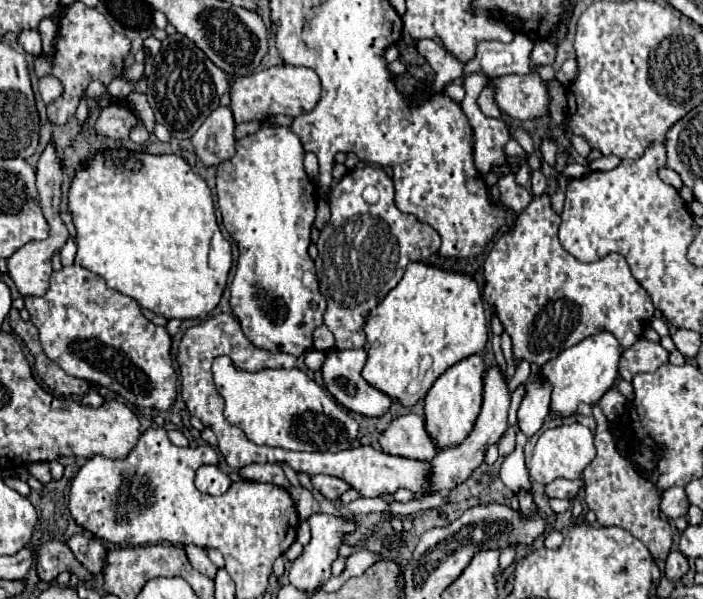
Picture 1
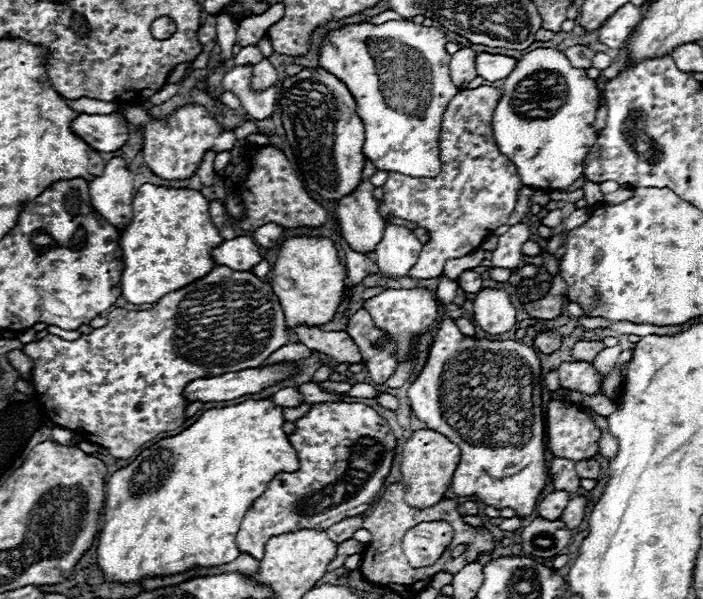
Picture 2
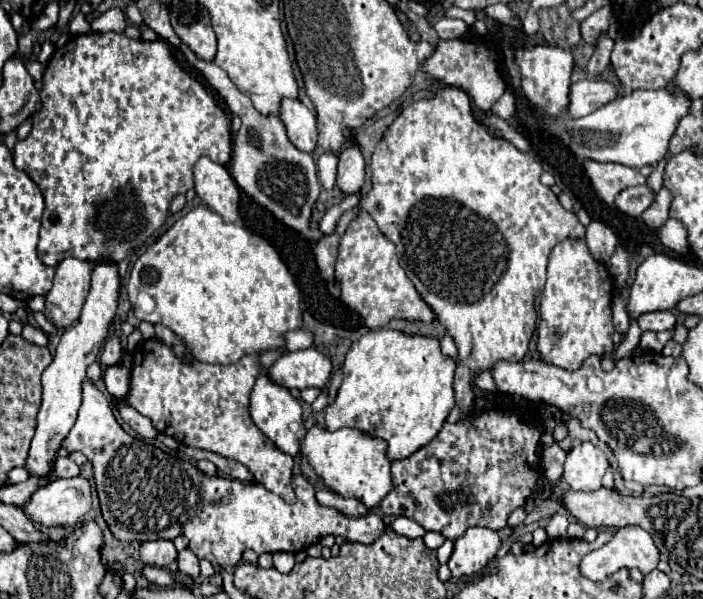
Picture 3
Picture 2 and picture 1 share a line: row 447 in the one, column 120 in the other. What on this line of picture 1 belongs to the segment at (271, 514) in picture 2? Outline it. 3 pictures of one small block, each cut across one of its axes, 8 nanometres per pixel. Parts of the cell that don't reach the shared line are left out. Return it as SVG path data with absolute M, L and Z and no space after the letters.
M78 264L66 266L60 272L52 272L50 290L44 296L26 296L24 304L30 312L32 324L40 332L40 342L46 356L54 360L64 372L68 372L74 378L82 378L110 388L134 406L168 410L174 404L176 374L170 360L168 332L164 330L164 326L156 326L150 320L146 320L134 298L128 298L114 288L108 288L102 276L96 276L94 272Z

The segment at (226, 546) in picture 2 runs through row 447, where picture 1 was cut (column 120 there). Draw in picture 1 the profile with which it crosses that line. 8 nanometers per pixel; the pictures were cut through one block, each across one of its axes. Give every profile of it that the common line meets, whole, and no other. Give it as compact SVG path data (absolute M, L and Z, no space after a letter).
M126 150L96 154L94 160L90 162L90 166L76 174L72 188L70 188L68 206L70 206L74 226L76 226L76 232L78 232L78 236L76 236L76 244L78 244L76 264L80 264L82 268L88 268L90 272L94 272L98 276L102 276L108 282L110 288L116 288L118 292L134 298L140 306L152 310L154 314L160 314L160 316L166 316L166 318L178 318L178 320L202 320L220 304L220 298L222 298L222 292L226 288L230 268L232 268L232 246L222 236L222 232L218 228L212 192L210 192L208 184L198 174L192 172L192 168L188 166L188 162L184 158L180 158L176 154L152 156L152 154L144 154L144 152L126 152Z

